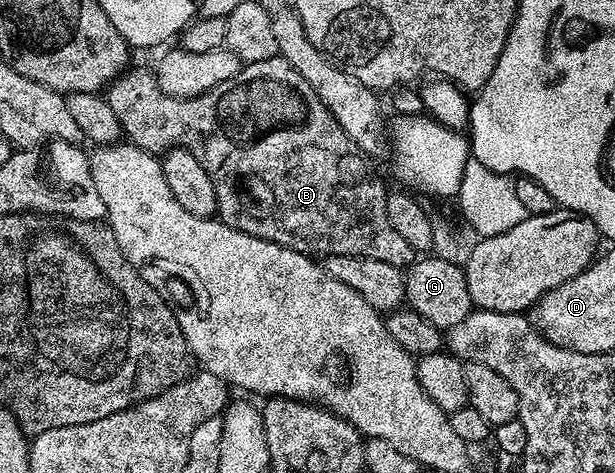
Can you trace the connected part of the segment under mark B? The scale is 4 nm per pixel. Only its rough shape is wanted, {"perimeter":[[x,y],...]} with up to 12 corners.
{"perimeter":[[286,59],[190,99],[104,92],[128,142],[190,151],[216,218],[292,251],[415,252]]}

